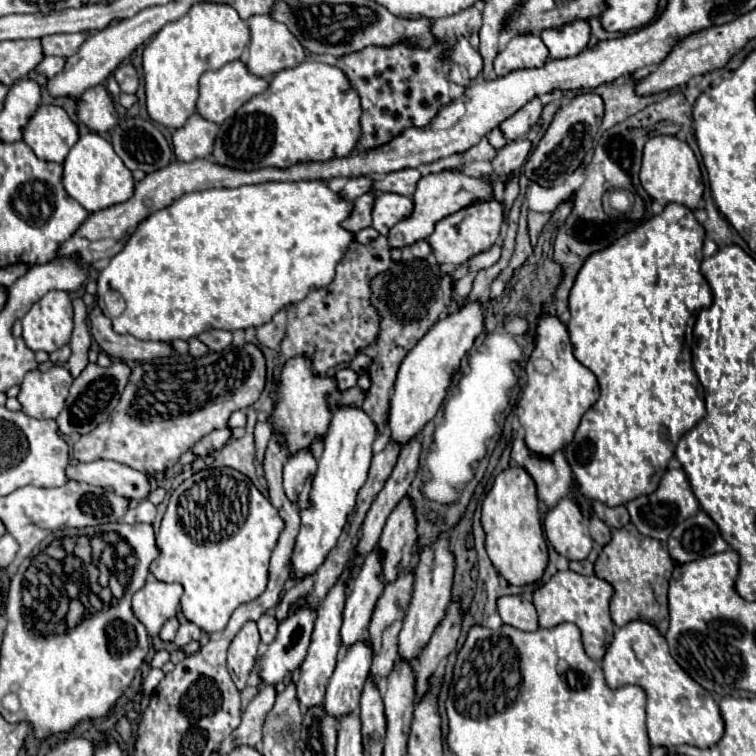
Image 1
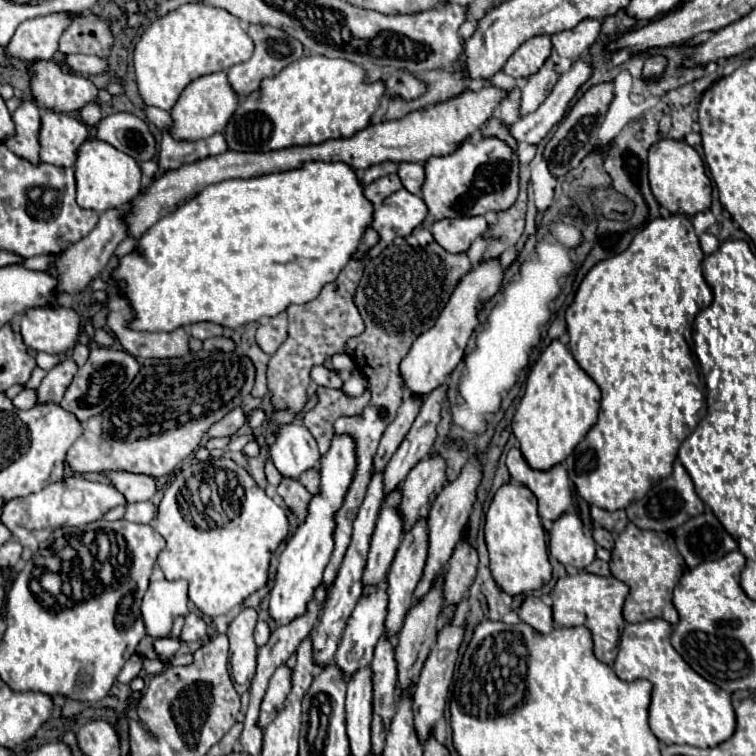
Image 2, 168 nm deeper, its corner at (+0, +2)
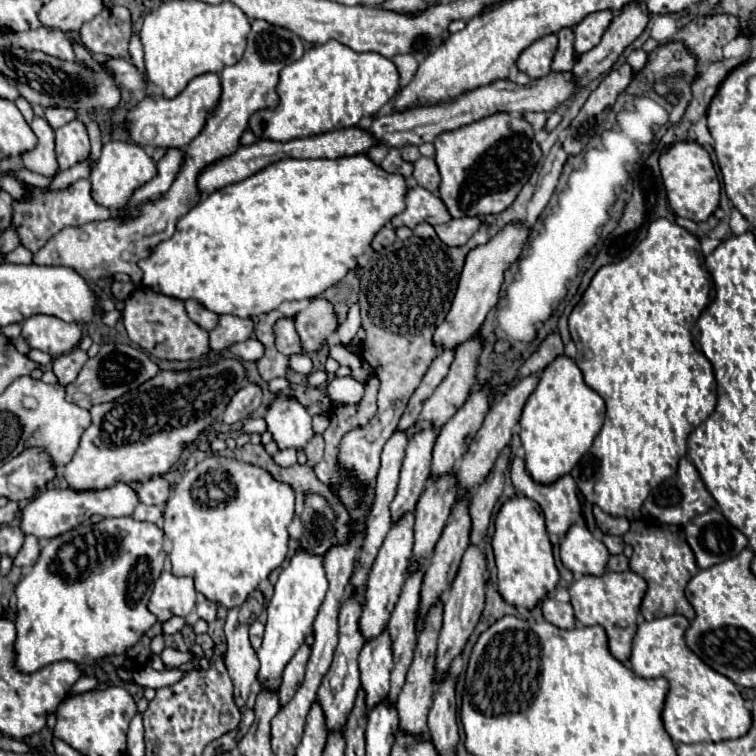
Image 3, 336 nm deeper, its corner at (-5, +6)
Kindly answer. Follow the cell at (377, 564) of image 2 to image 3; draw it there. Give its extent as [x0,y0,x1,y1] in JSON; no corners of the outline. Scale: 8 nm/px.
[392,430,436,520]

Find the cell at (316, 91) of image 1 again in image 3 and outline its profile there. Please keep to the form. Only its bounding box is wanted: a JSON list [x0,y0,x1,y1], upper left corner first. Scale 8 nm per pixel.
[250,42,400,142]

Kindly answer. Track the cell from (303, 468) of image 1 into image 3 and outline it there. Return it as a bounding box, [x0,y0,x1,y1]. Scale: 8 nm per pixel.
[264,394,314,450]

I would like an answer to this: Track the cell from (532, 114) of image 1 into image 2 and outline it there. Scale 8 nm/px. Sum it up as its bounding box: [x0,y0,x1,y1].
[521,60,559,116]

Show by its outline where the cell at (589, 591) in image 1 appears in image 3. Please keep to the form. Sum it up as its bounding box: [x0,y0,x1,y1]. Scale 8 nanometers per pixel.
[568,572,646,666]

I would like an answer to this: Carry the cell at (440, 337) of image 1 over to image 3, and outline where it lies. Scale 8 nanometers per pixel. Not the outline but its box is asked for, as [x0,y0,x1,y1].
[434,222,530,348]

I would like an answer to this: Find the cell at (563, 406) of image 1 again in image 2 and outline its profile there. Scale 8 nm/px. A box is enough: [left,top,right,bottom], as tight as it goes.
[513,340,599,470]

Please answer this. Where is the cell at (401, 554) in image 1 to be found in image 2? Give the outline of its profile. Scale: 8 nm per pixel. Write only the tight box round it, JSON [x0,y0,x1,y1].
[399,456,445,530]

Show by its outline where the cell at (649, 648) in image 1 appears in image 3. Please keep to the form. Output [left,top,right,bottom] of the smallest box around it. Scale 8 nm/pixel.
[630,614,752,744]

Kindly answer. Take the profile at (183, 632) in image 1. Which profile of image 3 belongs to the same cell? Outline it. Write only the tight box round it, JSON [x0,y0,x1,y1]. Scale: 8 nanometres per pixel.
[196,600,216,622]

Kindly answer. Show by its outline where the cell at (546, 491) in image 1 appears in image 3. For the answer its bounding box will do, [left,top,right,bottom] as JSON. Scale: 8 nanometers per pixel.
[510,458,580,538]

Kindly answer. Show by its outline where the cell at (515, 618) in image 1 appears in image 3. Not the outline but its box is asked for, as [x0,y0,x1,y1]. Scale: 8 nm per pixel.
[542,598,576,630]

